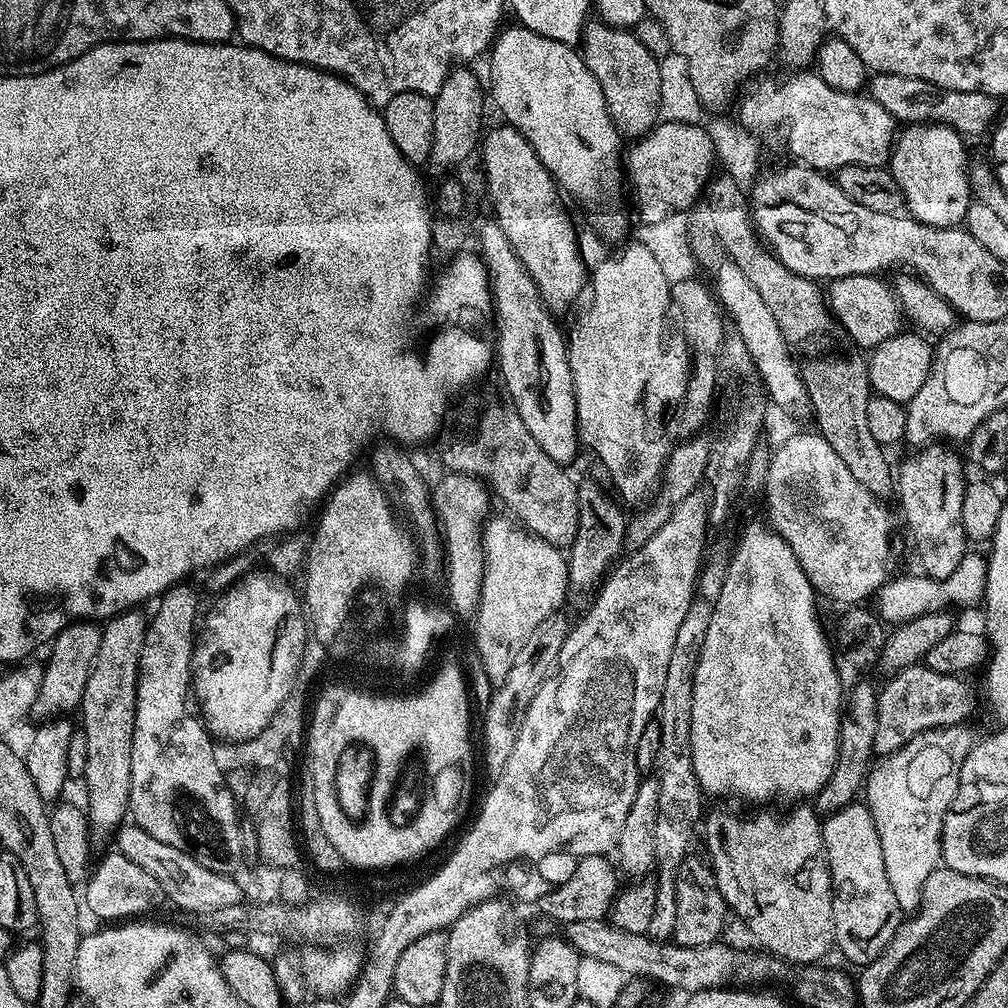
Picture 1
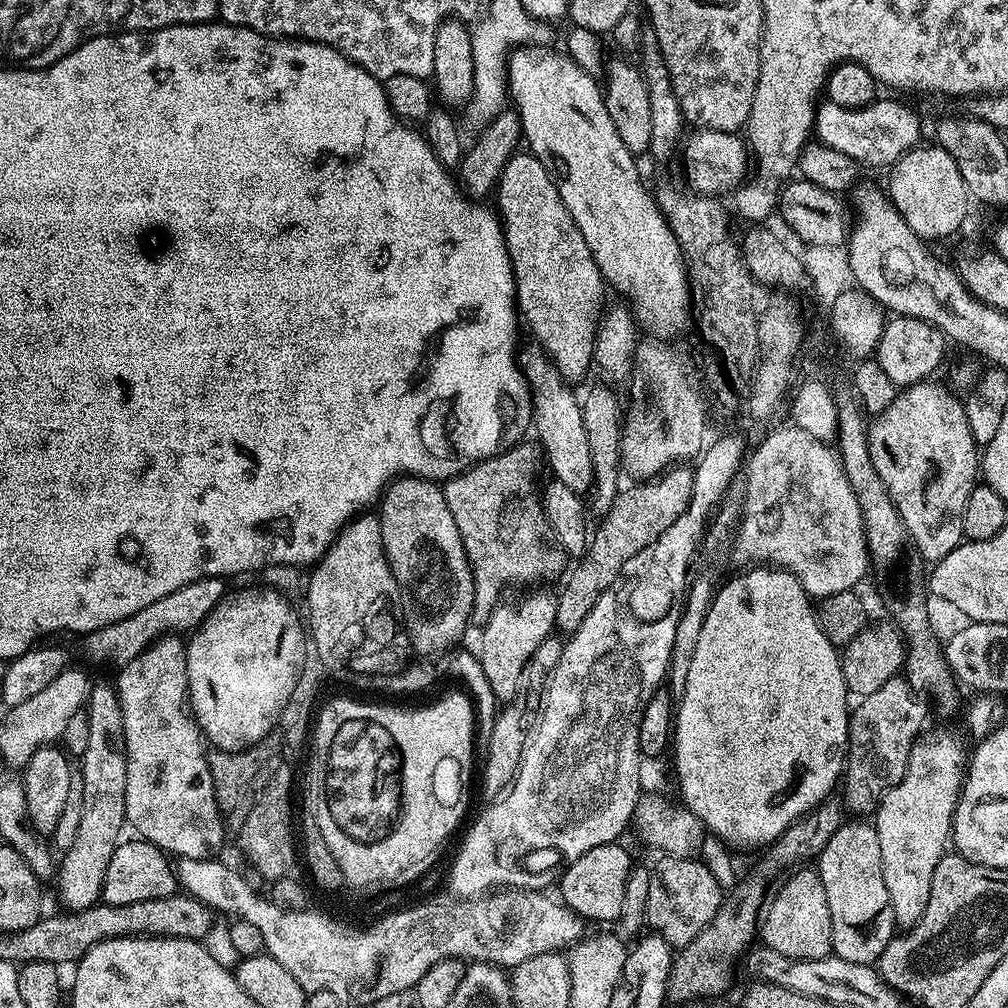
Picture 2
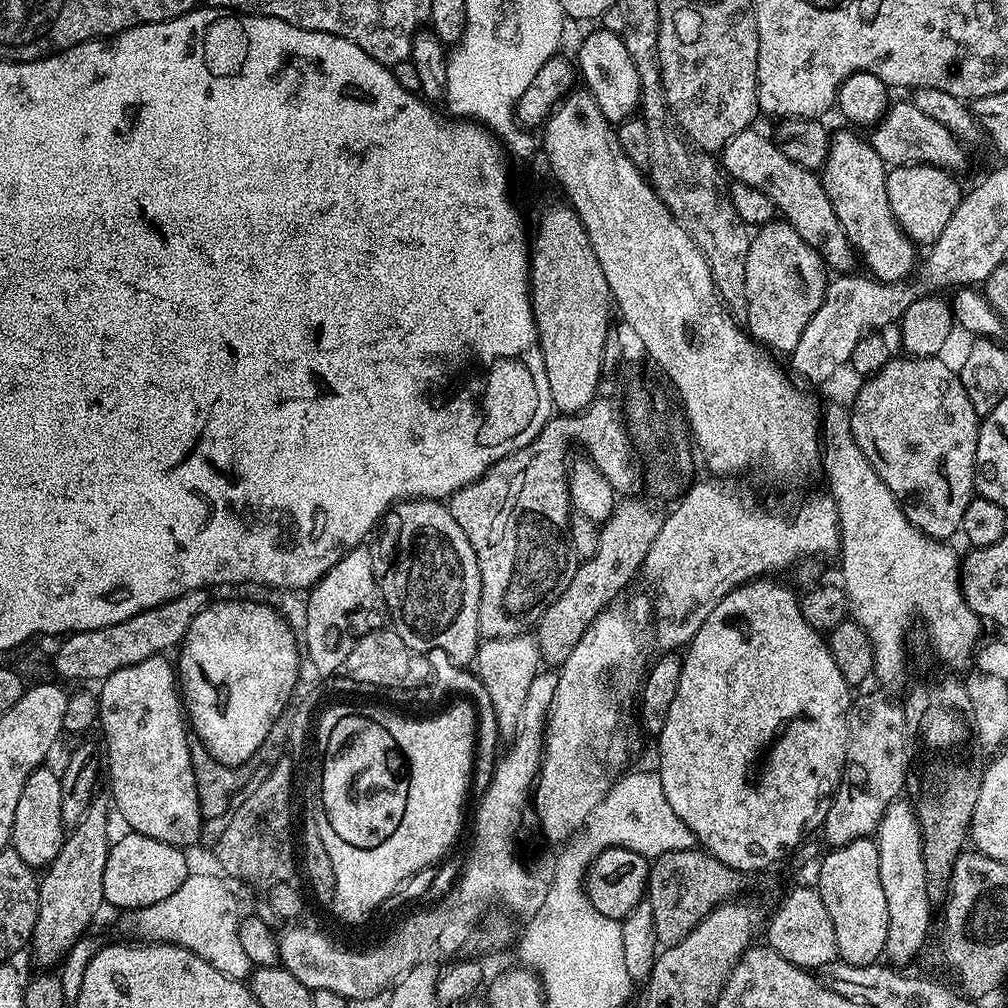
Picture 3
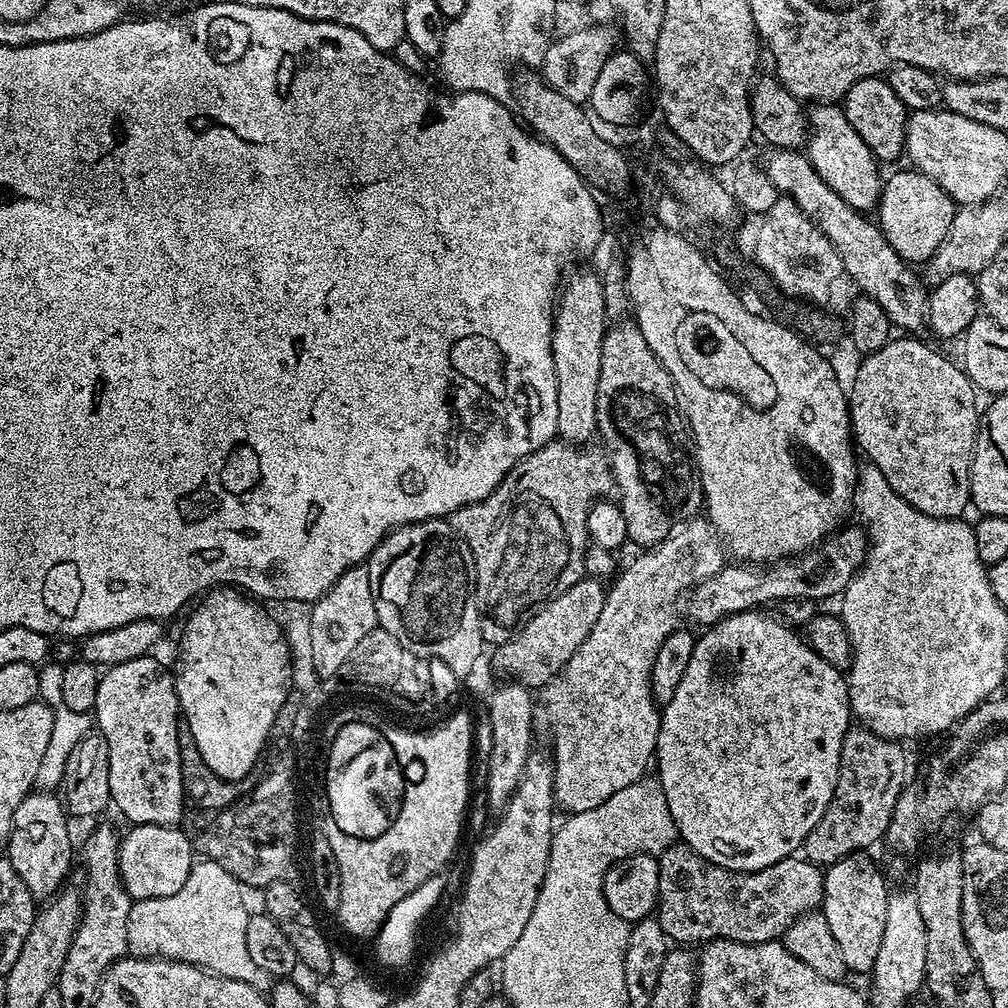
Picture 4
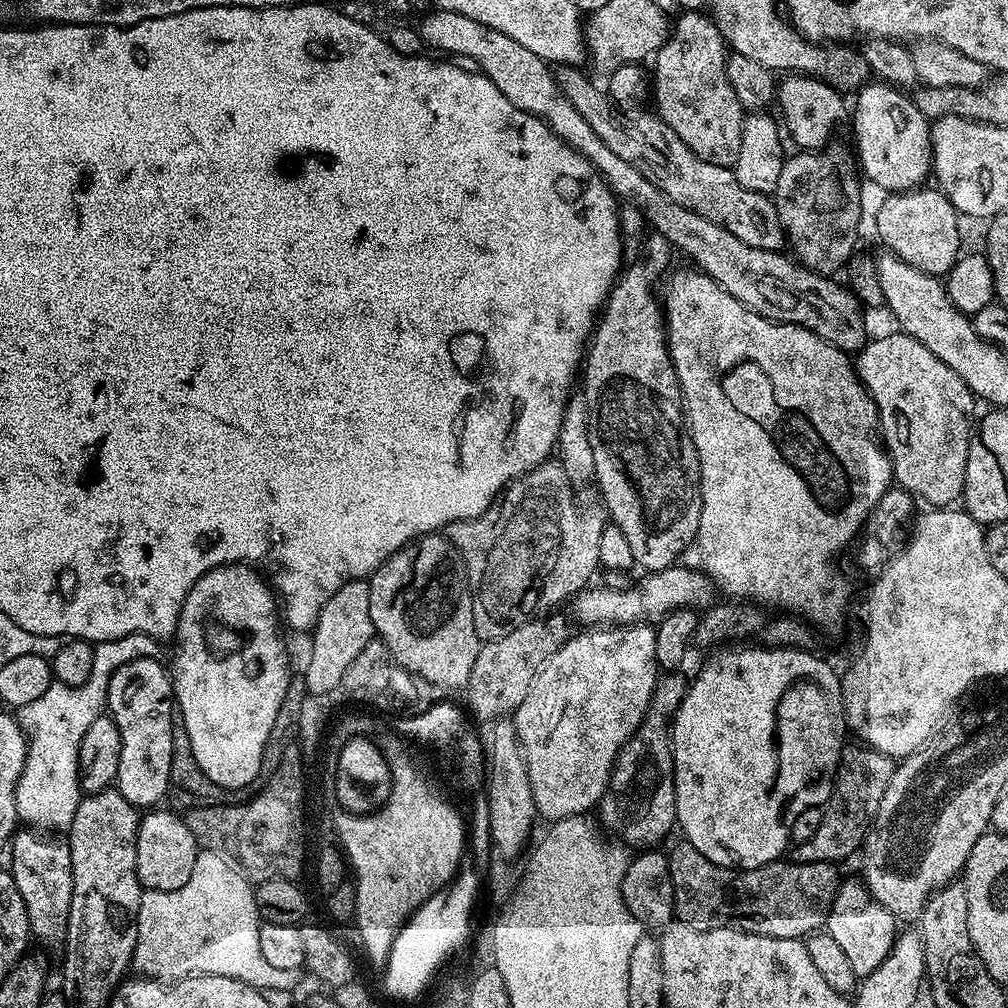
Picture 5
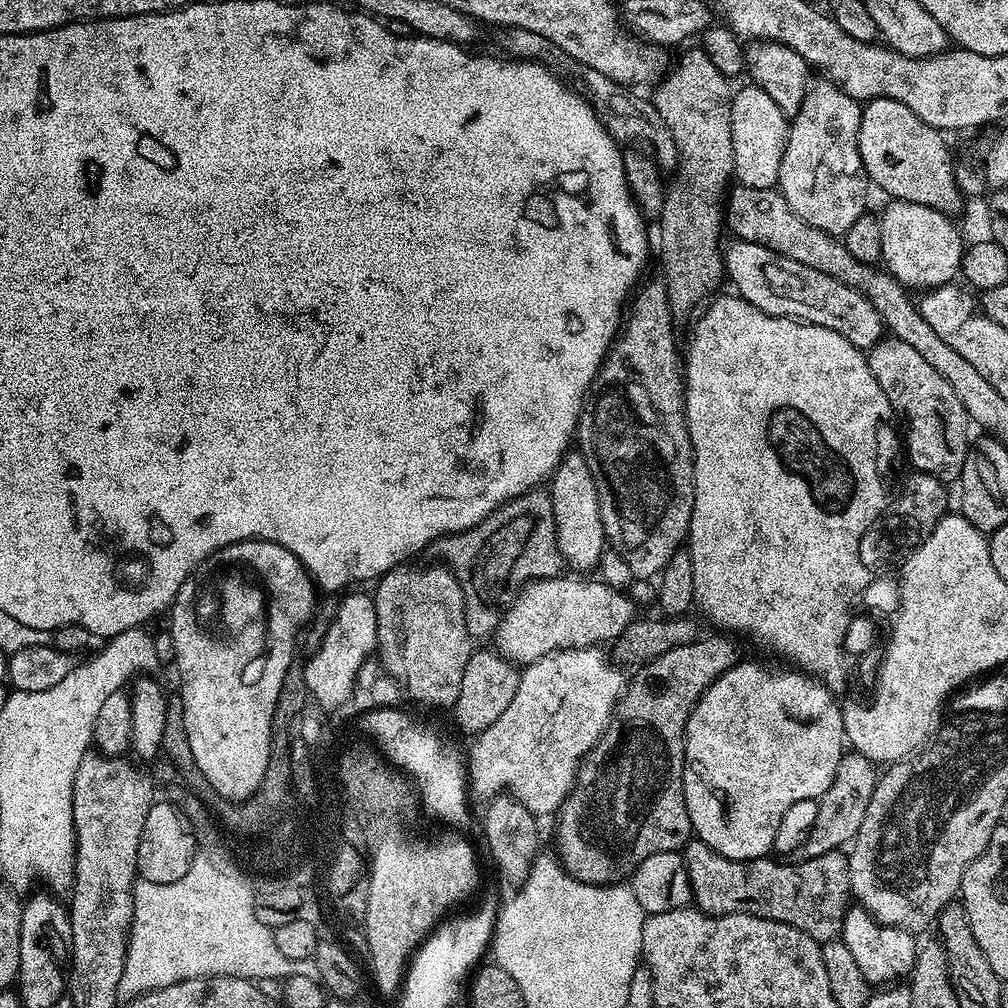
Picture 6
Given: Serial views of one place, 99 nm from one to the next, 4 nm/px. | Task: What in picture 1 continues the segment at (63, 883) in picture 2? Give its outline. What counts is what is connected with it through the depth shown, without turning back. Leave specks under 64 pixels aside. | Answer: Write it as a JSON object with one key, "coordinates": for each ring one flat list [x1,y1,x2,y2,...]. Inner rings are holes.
{"coordinates":[[143,611,120,612,103,625,102,642,98,642,98,654,90,678,86,678,86,690,78,709,78,715,84,719,82,731,86,734,86,770,82,777,82,783,88,787,86,817,93,833,115,833,129,815,138,666,149,621,140,612]]}

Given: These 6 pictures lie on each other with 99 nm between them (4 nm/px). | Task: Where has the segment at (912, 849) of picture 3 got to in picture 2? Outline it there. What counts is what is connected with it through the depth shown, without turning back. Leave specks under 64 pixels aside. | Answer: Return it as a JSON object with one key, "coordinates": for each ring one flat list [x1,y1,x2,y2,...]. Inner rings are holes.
{"coordinates":[[954,733,921,735,912,747,902,782,884,793,874,813,878,846,882,850,882,878,901,929,913,928,926,911,926,902,930,902,930,878,934,878,934,866,946,854,965,764,966,752,964,756,964,748,956,744]]}

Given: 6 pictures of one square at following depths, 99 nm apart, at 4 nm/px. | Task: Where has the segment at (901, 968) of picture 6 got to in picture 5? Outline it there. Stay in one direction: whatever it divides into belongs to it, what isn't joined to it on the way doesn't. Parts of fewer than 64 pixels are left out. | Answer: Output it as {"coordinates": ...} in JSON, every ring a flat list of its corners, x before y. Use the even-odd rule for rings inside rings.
{"coordinates":[[845,879,840,891,836,893,832,908,828,911,826,934,838,942,838,947,844,951,850,966,854,966,857,978,870,975,890,954,898,935,897,917,871,896,859,879]]}

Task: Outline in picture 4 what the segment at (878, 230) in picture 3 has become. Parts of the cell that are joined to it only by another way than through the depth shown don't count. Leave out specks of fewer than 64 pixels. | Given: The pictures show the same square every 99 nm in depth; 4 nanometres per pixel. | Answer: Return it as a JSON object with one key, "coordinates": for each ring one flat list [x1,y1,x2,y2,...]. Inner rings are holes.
{"coordinates":[[816,102,809,108,812,109,807,109,806,112,806,128,810,133,806,140,808,161,814,166,814,170,822,178,822,182,826,182,826,186,830,186,830,190,834,190,834,194,838,194,838,198,845,200,851,208,855,208,861,214,871,213,871,208,873,211,880,203,882,187,882,175,880,176,879,170,876,169,878,167,876,157,866,146,866,142,862,142,862,138,858,138,858,130,854,130,854,126,850,126,843,107,832,102]]}

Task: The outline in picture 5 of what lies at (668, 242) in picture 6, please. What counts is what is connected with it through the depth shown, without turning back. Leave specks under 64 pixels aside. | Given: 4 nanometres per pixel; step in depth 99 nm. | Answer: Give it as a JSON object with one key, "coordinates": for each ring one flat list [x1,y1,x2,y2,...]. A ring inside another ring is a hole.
{"coordinates":[[688,10,683,15,671,25,668,39,654,55,655,111,694,154,723,168,732,168,738,158,746,112,726,78,724,38,705,13]]}

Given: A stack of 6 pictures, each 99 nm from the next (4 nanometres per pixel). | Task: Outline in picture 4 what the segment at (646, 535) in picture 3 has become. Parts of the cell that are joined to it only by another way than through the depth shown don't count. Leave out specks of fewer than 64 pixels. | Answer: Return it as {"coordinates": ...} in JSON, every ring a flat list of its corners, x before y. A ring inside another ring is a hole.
{"coordinates":[[585,578,556,596,535,613,506,643,493,649,493,666,514,676,517,683,541,688,564,668,593,629,605,605,607,589,595,578]]}

